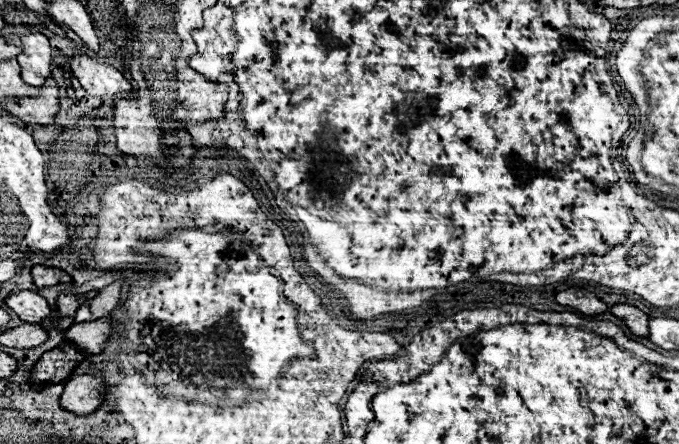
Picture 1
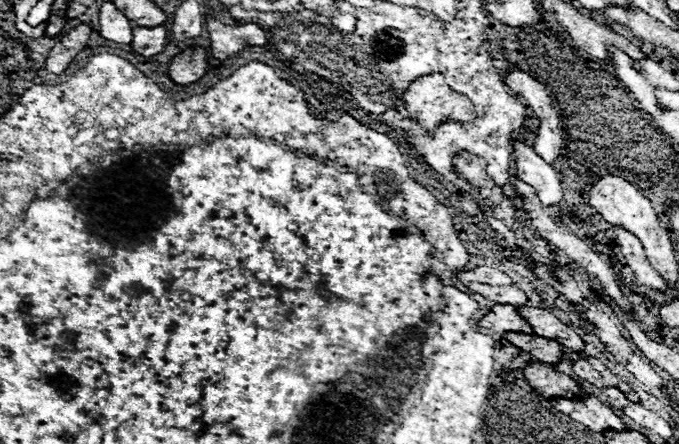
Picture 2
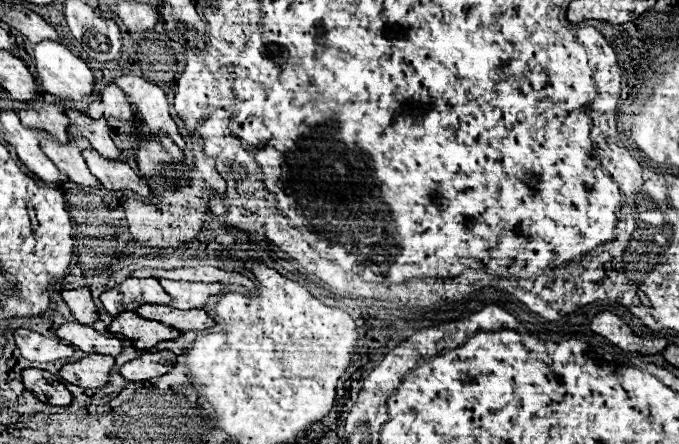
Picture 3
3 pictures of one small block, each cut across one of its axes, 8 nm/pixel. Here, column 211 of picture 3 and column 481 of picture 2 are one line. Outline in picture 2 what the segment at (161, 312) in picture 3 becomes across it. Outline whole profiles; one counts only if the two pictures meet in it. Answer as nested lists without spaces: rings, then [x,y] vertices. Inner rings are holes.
[[[492,306],[490,312],[486,312],[476,324],[482,328],[490,328],[492,332],[516,330],[516,332],[532,334],[530,324],[516,312],[514,306]]]

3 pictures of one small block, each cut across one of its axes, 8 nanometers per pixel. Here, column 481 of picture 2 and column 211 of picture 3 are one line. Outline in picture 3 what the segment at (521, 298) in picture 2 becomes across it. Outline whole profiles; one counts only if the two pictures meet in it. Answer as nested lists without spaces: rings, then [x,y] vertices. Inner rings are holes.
[[[160,280],[162,288],[172,296],[172,308],[202,308],[208,296],[220,294],[222,284],[204,284],[204,282],[176,282]]]

